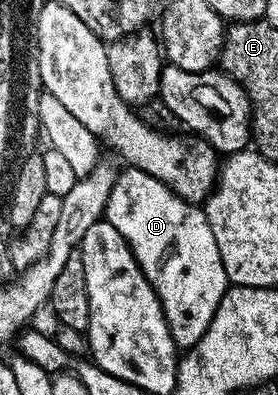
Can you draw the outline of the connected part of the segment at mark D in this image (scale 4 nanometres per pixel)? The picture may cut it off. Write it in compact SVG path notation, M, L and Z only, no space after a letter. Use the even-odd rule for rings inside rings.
M126 167L117 174L104 219L124 235L136 263L156 291L175 346L185 351L200 343L228 288L220 247L208 227L205 208L178 197L160 179Z

